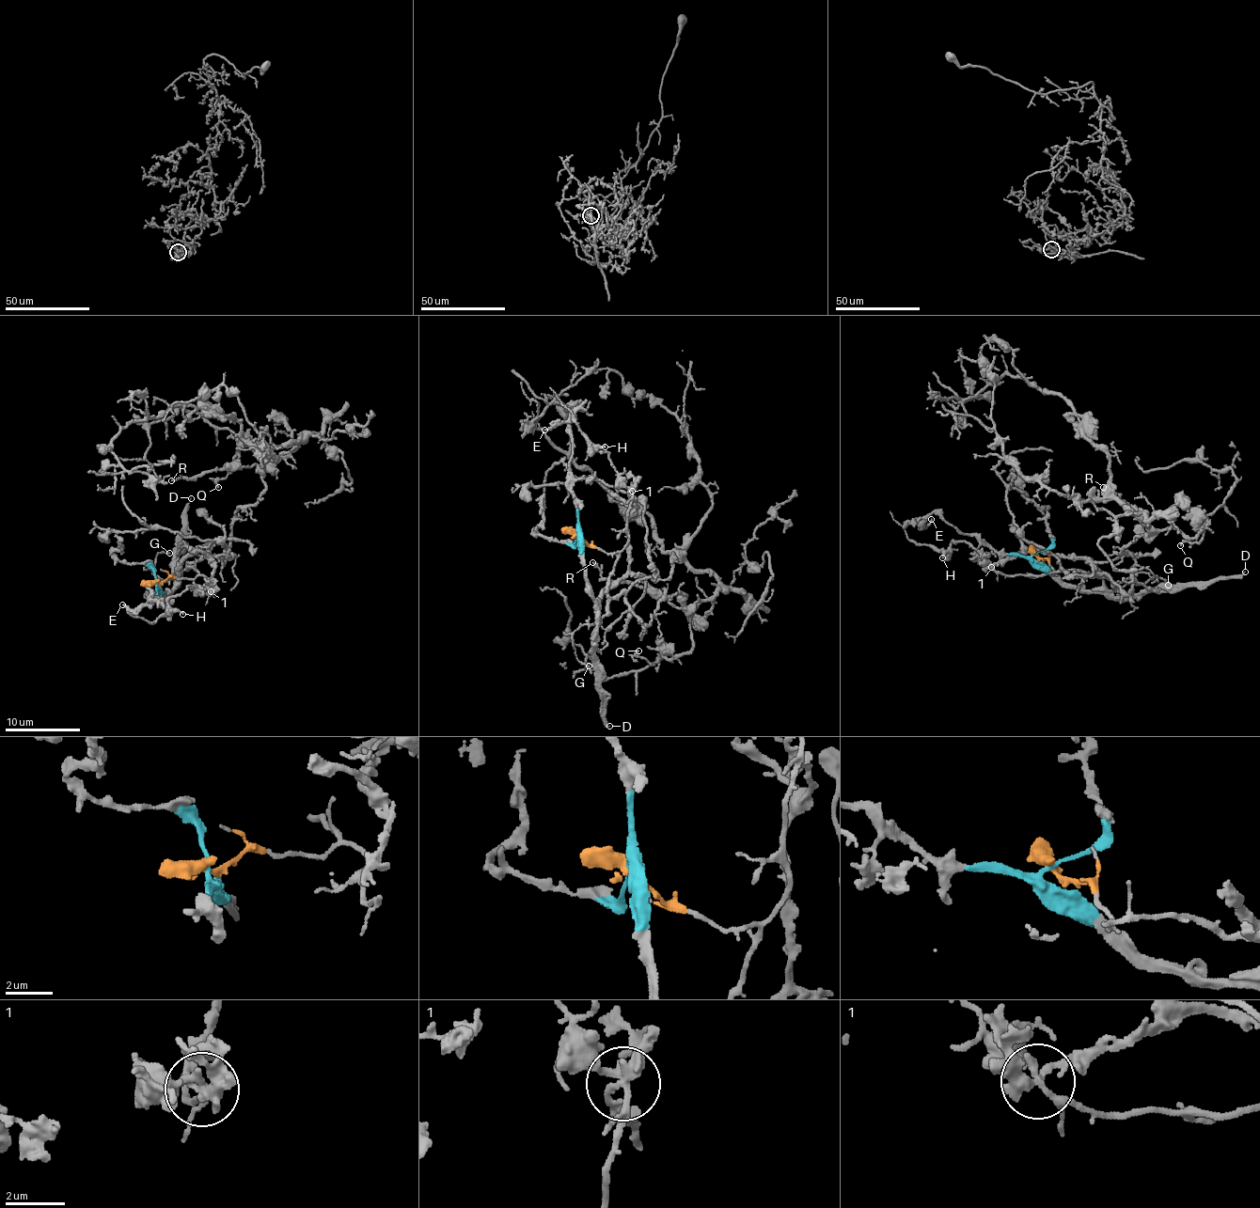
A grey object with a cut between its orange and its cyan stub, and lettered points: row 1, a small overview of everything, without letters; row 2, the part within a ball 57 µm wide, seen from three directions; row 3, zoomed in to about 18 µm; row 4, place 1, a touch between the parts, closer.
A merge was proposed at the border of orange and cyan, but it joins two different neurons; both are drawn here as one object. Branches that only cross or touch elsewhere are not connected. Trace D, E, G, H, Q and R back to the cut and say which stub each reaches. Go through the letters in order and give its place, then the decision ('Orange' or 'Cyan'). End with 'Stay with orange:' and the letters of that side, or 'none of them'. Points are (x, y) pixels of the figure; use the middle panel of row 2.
D: Place: (609, 726). Cyan
E: Place: (544, 430). Cyan
G: Place: (589, 666). Orange
H: Place: (605, 447). Orange
Q: Place: (638, 651). Orange
R: Place: (592, 562). Orange
Stay with orange: G, H, Q, R

